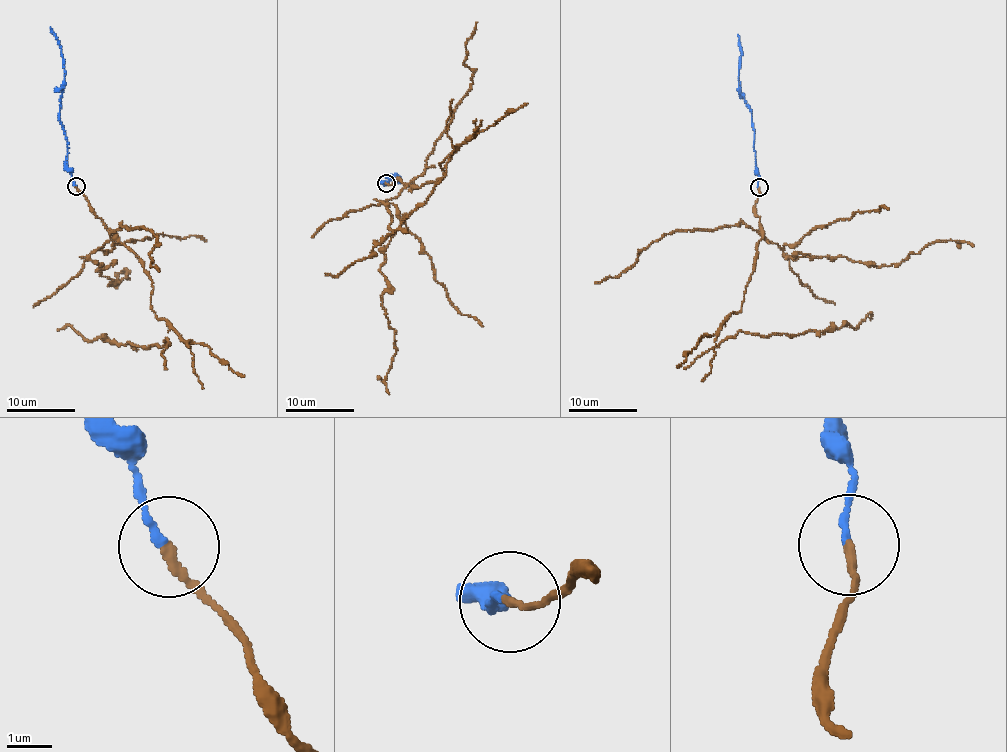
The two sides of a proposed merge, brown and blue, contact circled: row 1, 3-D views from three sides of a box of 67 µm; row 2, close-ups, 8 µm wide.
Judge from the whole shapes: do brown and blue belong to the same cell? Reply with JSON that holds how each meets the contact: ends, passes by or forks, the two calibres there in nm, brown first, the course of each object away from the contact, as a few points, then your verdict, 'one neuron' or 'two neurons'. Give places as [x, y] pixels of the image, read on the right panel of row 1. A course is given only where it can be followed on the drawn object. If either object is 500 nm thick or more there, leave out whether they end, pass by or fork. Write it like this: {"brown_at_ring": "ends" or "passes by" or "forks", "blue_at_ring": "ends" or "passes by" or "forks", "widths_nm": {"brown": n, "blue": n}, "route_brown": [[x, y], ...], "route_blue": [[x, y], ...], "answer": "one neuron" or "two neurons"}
{"brown_at_ring": "ends", "blue_at_ring": "ends", "widths_nm": {"brown": 190, "blue": 160}, "route_brown": [[759, 187], [763, 237], [727, 336], [823, 333], [870, 320]], "route_blue": [[757, 187], [752, 109], [740, 92], [741, 47], [738, 34]], "answer": "two neurons"}

